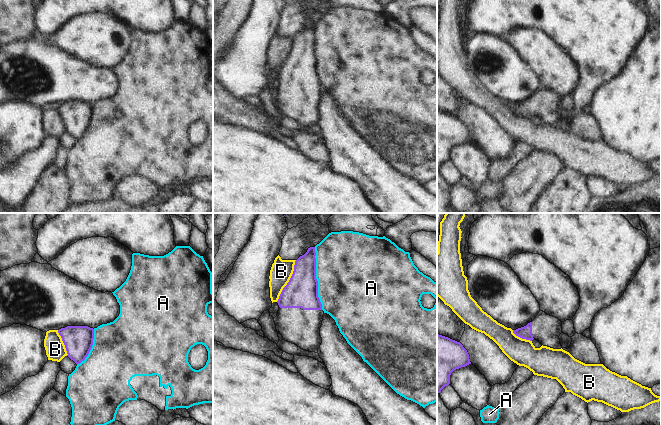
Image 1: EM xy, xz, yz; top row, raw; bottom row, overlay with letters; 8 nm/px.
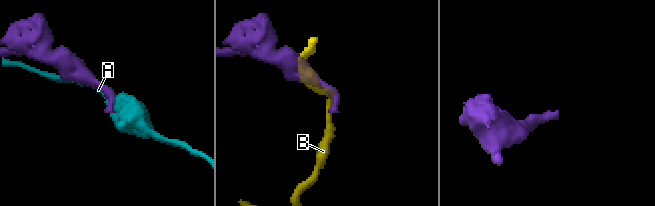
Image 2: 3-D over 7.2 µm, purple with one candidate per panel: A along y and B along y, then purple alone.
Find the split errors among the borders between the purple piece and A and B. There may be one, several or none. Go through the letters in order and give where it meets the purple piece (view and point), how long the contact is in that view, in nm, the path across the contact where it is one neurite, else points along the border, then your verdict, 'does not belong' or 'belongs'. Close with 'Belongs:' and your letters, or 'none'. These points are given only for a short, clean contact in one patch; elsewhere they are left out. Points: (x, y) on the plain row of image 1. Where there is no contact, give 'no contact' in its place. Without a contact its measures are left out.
A: xz (315, 54) | 500 nm | does not belong
B: xz (289, 57) | 380 nm | along xz (296, 36), (293, 42), (293, 49), (276, 77) | does not belong
Belongs: none

